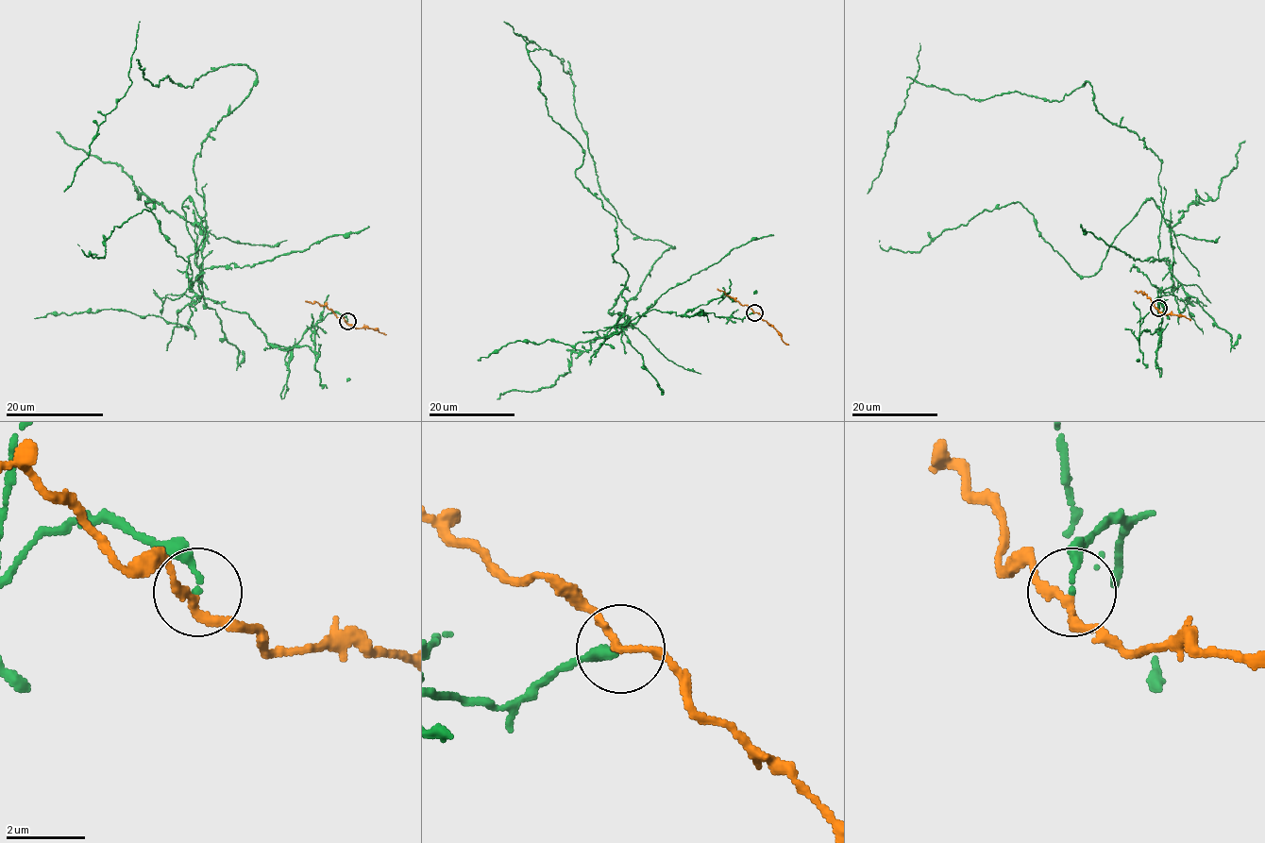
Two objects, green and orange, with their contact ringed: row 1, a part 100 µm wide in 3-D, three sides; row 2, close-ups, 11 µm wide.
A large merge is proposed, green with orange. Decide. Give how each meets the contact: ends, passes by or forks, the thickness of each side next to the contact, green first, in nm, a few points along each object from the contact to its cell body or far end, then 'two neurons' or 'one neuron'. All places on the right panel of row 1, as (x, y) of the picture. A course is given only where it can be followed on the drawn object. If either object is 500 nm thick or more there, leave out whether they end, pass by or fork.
green ends | orange passes by | 140/200 nm | green via (1158, 308), (1160, 332), (1162, 161), (1087, 81), (1056, 101), (914, 80), (868, 193) | orange via (1158, 309), (1150, 303), (1151, 300), (1146, 295), (1134, 291) | two neurons

